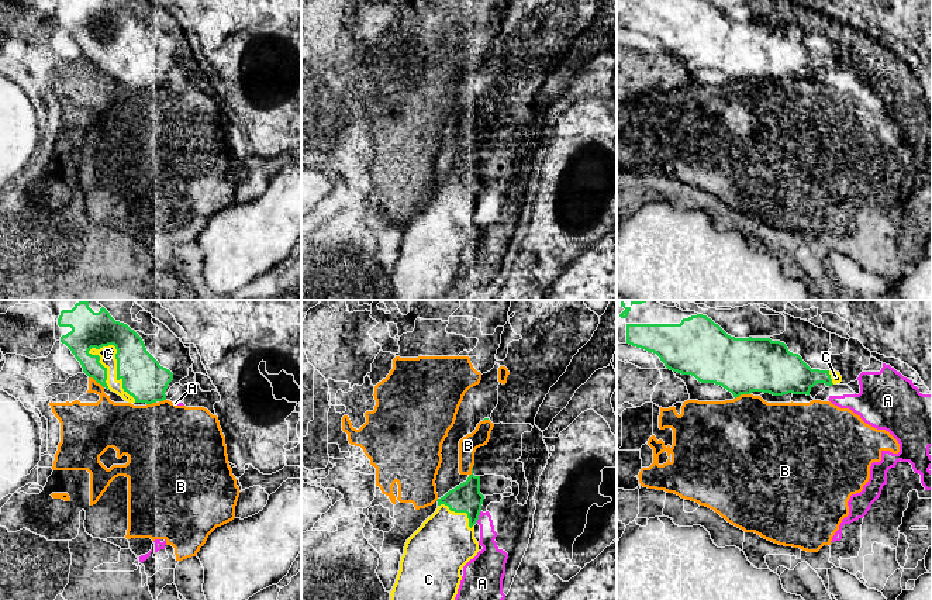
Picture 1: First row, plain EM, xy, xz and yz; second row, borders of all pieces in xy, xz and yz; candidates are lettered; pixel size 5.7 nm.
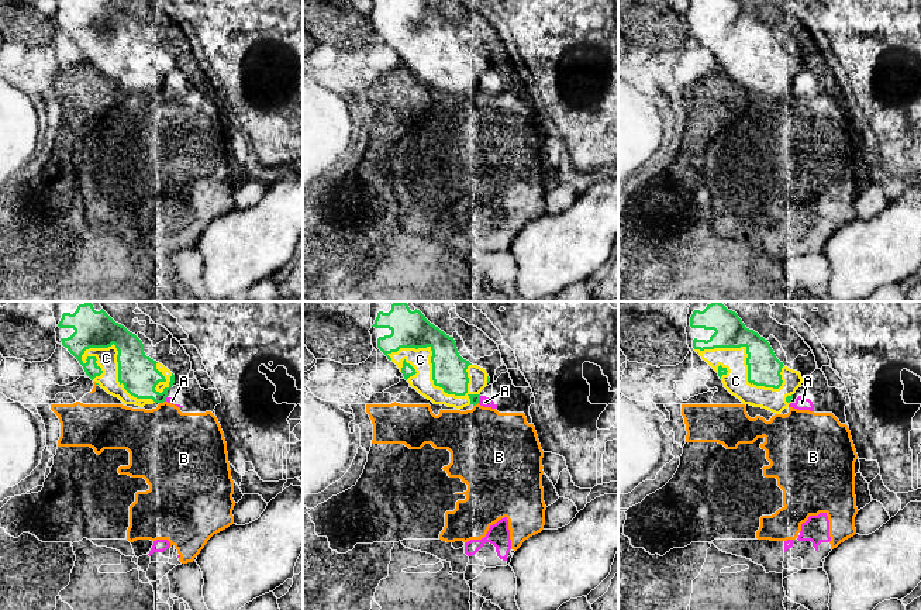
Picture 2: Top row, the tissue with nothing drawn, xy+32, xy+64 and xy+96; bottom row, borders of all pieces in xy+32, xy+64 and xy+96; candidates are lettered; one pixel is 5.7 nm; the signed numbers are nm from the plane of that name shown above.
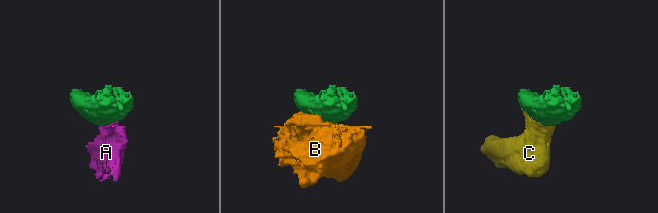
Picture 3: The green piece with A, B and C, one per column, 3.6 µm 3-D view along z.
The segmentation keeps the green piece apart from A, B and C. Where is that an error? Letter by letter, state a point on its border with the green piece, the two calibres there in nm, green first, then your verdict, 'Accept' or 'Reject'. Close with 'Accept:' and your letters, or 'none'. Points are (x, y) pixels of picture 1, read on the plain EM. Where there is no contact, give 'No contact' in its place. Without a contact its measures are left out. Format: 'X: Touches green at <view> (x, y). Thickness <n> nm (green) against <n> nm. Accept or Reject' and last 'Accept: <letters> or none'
A: Touches green at xz (479, 199). Thickness 170 nm (green) against 140 nm. Reject
B: Touches green at xy (96, 65). Thickness 220 nm (green) against 260 nm. Reject
C: Touches green at xy (117, 48). Thickness 240 nm (green) against 100 nm. Accept
Accept: C

